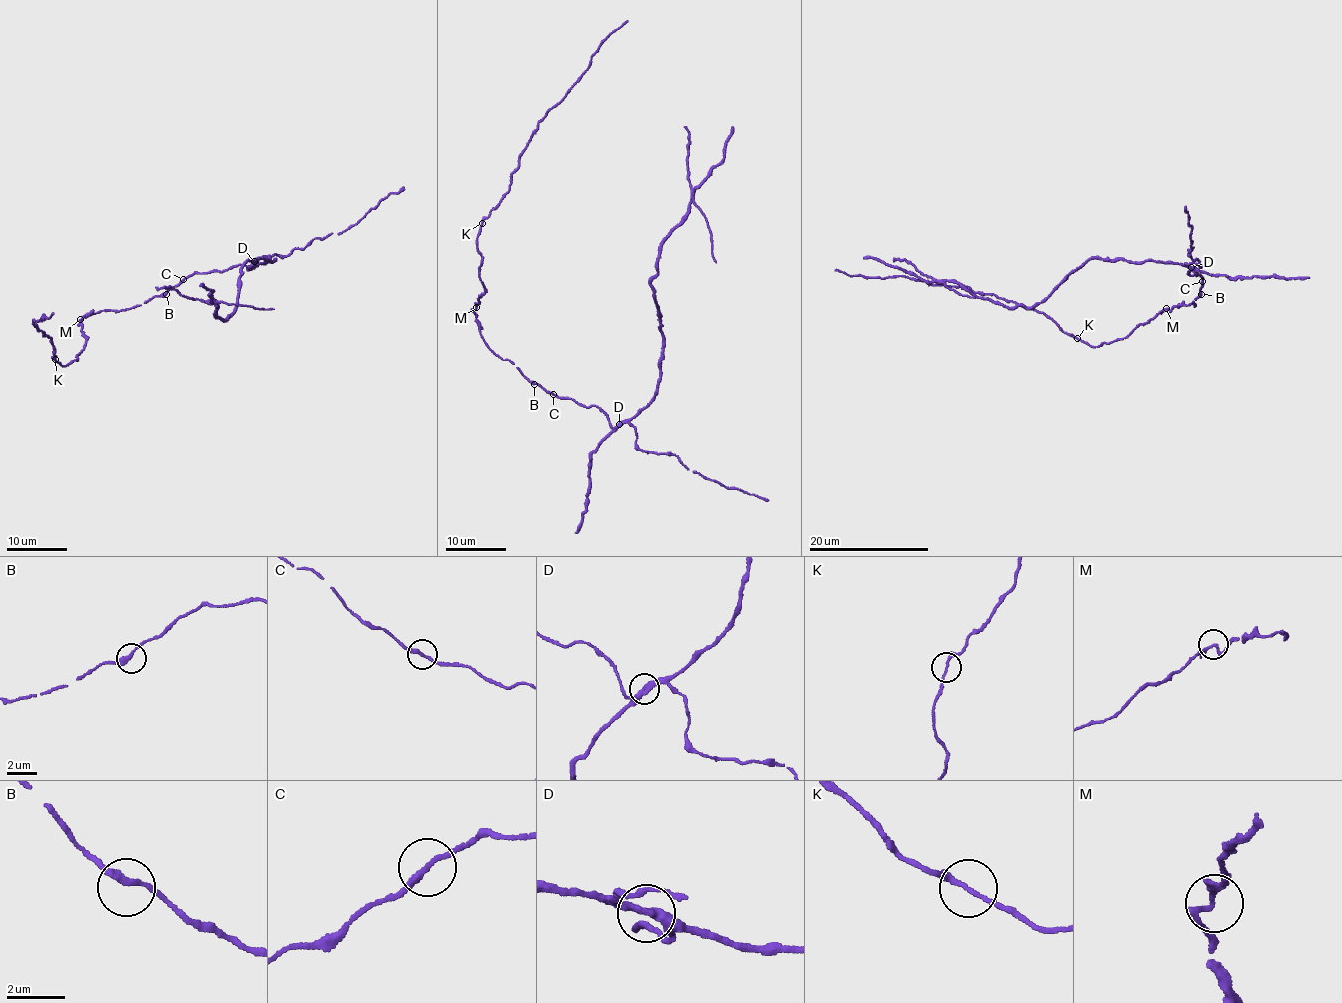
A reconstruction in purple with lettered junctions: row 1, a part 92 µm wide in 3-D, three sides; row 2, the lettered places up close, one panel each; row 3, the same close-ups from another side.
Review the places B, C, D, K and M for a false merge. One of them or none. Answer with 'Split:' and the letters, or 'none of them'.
Split: D

